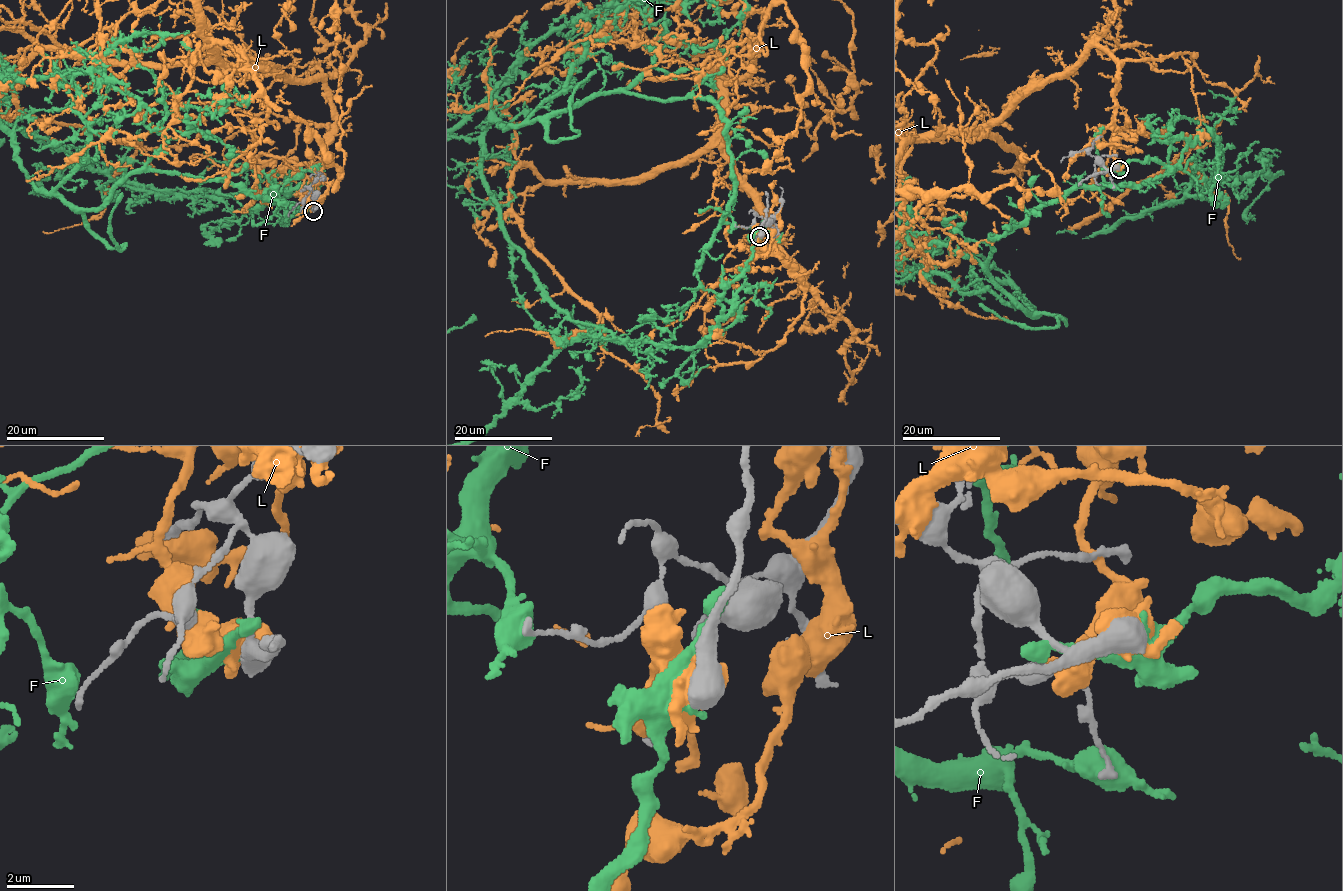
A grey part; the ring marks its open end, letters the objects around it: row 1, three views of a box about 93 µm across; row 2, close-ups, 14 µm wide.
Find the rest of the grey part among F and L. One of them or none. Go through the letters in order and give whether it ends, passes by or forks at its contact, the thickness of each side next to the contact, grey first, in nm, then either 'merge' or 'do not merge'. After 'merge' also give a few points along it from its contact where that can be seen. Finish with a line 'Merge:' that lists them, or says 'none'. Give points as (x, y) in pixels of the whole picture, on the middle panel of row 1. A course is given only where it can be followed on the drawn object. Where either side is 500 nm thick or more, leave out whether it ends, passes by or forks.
F: 750/150 nm | do not merge
L: 900/650 nm | do not merge
Merge: none

